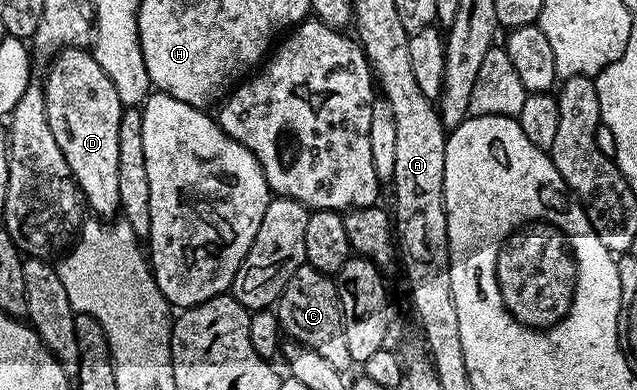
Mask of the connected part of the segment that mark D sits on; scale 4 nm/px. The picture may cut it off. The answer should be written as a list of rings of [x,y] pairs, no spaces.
[[[83,47],[63,48],[47,67],[48,76],[42,79],[42,86],[50,133],[54,133],[54,141],[58,141],[58,149],[62,149],[72,176],[84,194],[87,210],[91,214],[93,211],[96,217],[115,216],[120,209],[118,123],[124,112],[118,93],[110,77],[102,73],[95,54]]]

